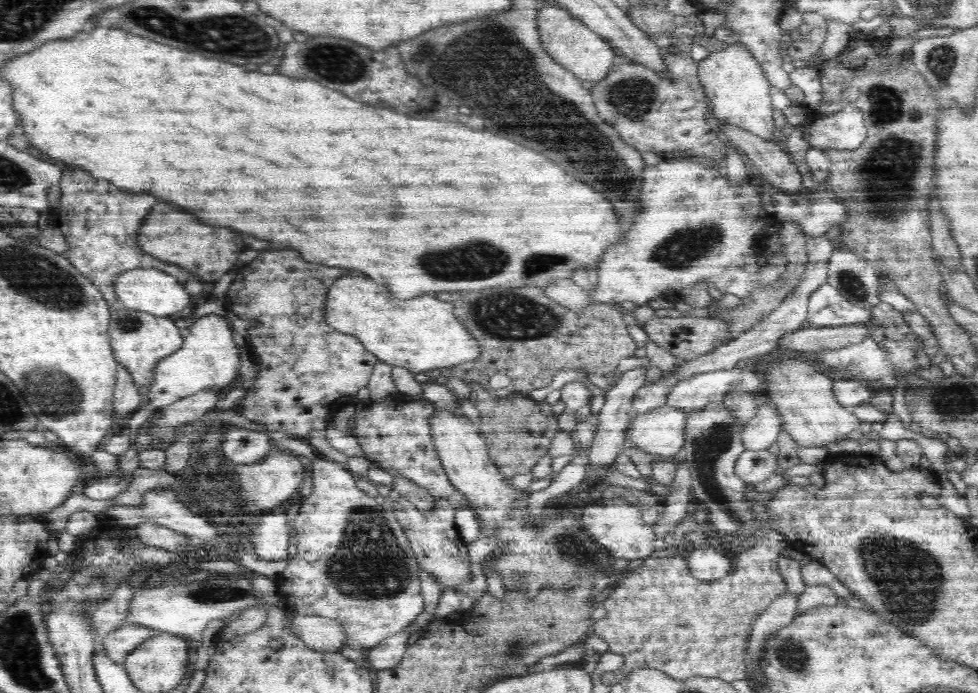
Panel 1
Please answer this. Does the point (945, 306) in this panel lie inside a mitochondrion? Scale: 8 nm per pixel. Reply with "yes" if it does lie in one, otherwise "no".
no

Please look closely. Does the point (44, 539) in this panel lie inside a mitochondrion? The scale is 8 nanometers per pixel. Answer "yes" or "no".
no

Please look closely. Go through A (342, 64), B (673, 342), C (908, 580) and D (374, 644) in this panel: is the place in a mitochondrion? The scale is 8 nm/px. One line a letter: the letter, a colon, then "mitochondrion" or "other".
A: mitochondrion
B: other
C: mitochondrion
D: other

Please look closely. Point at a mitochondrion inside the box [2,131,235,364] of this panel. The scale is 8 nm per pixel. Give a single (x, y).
(128, 323)

